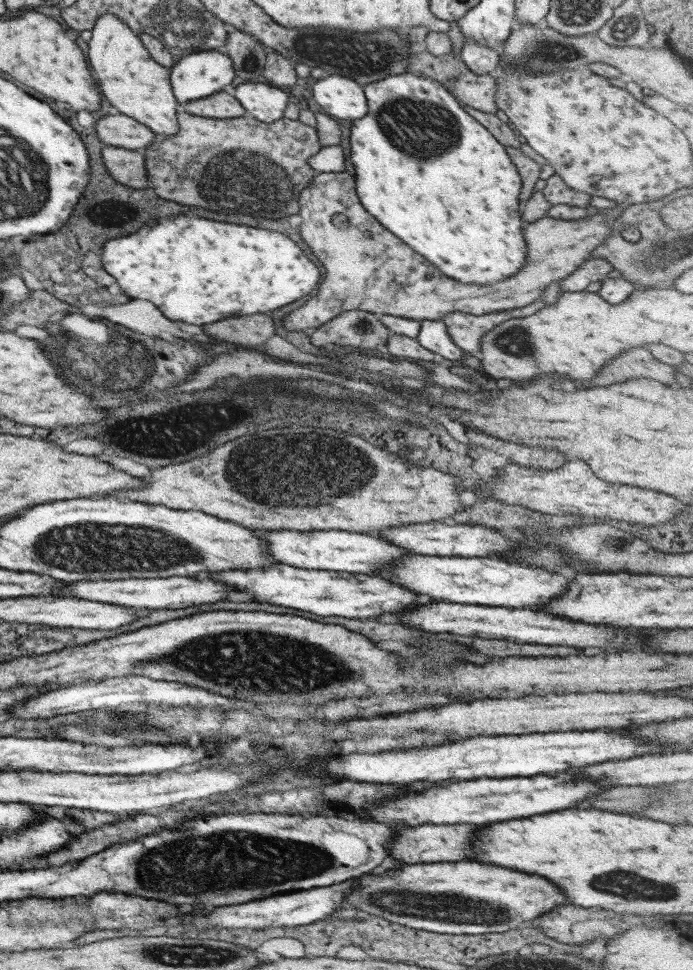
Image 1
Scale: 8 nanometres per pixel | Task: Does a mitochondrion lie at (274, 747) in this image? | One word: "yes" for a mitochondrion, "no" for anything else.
no

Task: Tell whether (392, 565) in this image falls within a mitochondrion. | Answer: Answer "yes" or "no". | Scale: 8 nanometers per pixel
no

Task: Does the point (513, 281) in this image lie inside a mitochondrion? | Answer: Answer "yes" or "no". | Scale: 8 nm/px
no

